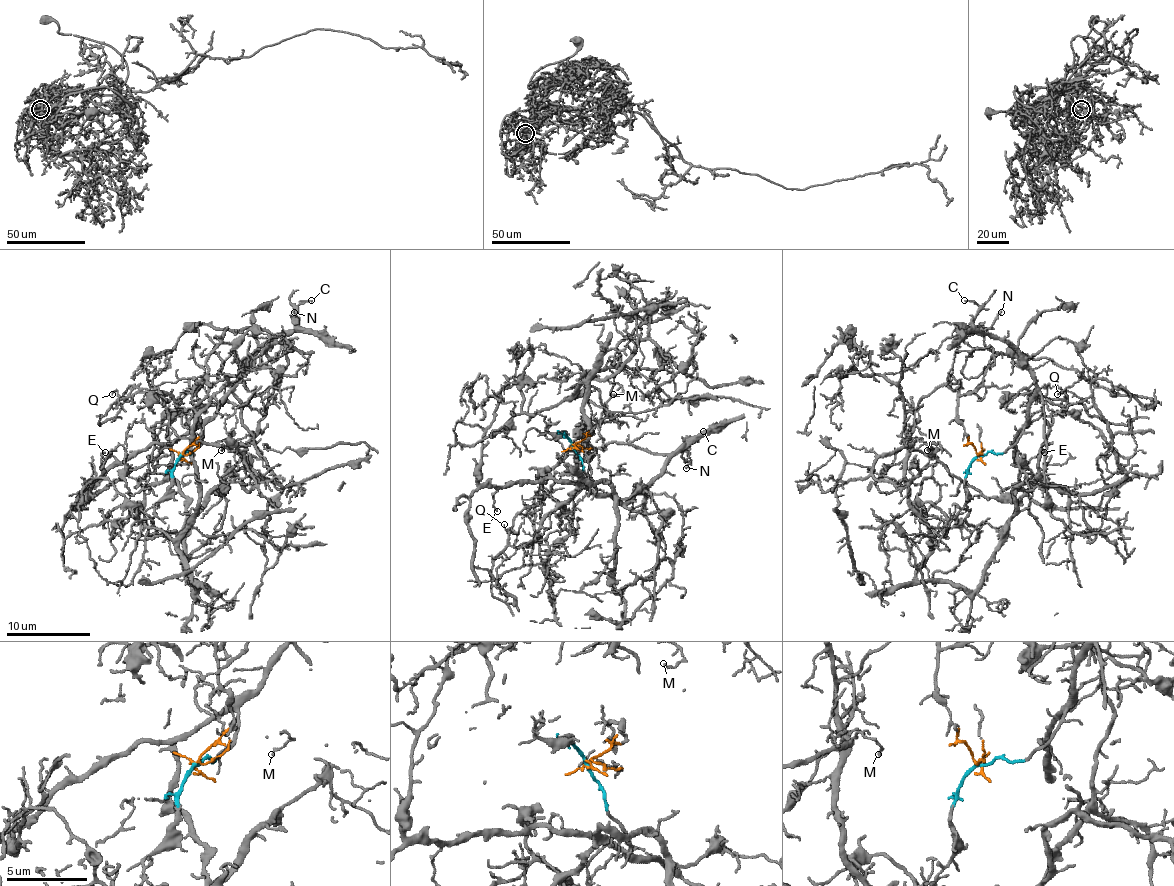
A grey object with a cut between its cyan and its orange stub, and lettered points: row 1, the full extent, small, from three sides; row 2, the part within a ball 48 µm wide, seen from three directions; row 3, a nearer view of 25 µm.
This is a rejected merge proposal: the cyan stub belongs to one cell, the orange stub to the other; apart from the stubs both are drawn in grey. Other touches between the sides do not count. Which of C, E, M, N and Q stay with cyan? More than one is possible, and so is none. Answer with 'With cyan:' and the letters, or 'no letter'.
With cyan: C, E, N

